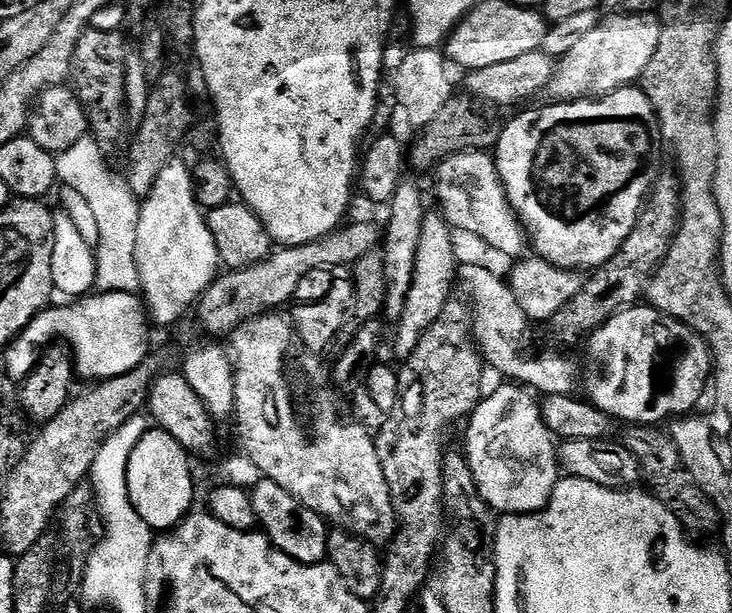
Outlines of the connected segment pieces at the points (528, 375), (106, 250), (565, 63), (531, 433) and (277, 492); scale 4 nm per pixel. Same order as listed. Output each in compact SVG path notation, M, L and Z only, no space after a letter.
M466 265L459 269L458 284L459 287L464 287L463 295L470 301L472 339L491 371L493 368L494 371L501 372L504 378L517 385L537 388L544 396L570 396L577 391L576 364L564 357L567 355L524 356L524 339L528 336L530 321L512 293L508 280L494 278L489 271L482 270L479 266Z
M83 136L77 145L57 155L57 179L63 187L68 186L81 193L94 210L99 232L99 242L94 250L97 289L100 292L137 293L140 275L135 251L142 204L128 186L127 179L123 175L112 174L102 152L103 147L95 137Z
M652 14L623 15L605 15L600 25L561 59L548 87L553 99L563 103L597 101L641 81L662 39L662 24Z
M504 382L497 392L492 392L489 396L487 393L481 399L476 411L467 421L468 433L464 436L462 451L468 457L468 465L482 498L496 514L527 516L533 512L543 512L551 504L552 492L562 476L557 441L542 418L540 404L532 401L527 394L529 395L523 387Z
M267 478L257 479L256 489L250 495L254 502L254 510L263 535L267 536L273 548L294 558L300 564L318 564L327 557L329 529L325 521L316 512L312 512L298 498L294 498L278 482Z

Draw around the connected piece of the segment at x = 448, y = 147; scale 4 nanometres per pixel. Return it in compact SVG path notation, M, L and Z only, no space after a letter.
M470 96L466 98L451 97L440 114L425 127L419 136L413 150L411 147L408 156L408 166L418 174L431 175L439 168L442 161L461 151L491 151L500 142L501 129L496 128L492 120L482 114L479 103Z

